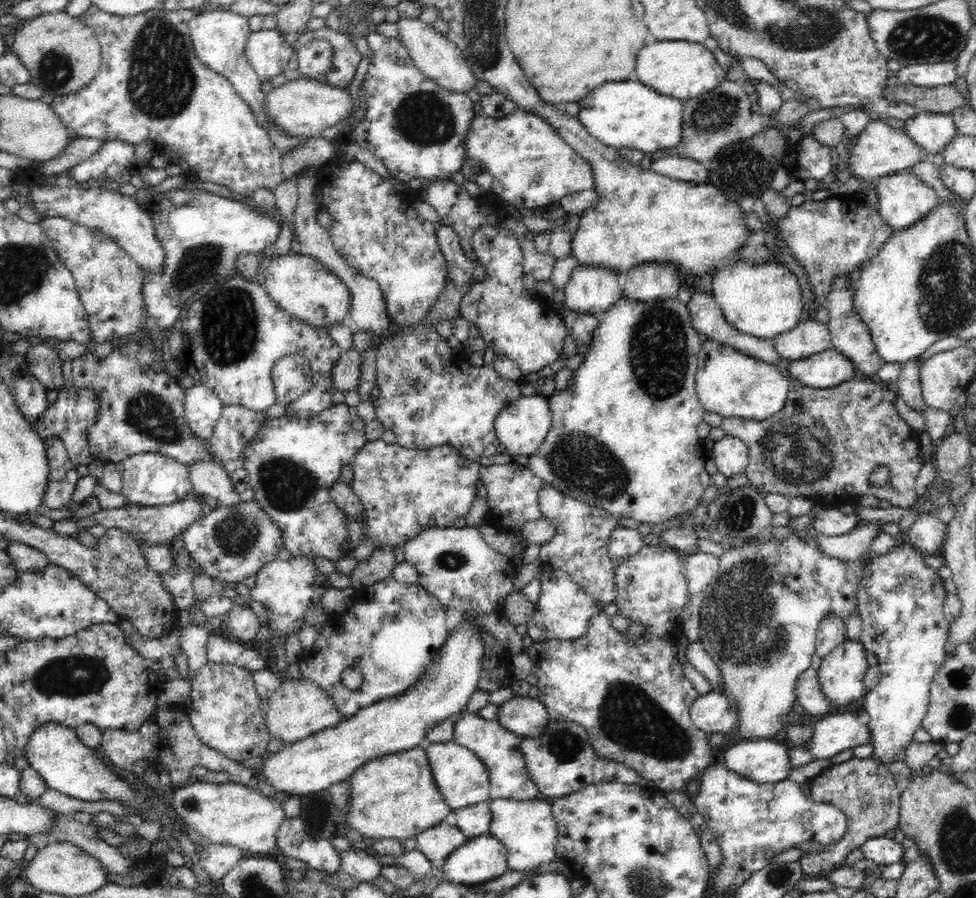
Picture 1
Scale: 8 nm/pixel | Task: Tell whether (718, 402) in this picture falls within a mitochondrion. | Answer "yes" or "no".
no

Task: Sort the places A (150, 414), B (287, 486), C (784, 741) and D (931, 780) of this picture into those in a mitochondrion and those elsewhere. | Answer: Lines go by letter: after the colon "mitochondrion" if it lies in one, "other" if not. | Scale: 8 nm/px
A: mitochondrion
B: mitochondrion
C: other
D: other

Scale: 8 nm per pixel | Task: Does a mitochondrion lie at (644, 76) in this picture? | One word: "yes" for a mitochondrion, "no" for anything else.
no

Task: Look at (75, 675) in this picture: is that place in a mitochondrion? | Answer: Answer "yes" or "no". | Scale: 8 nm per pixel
yes

